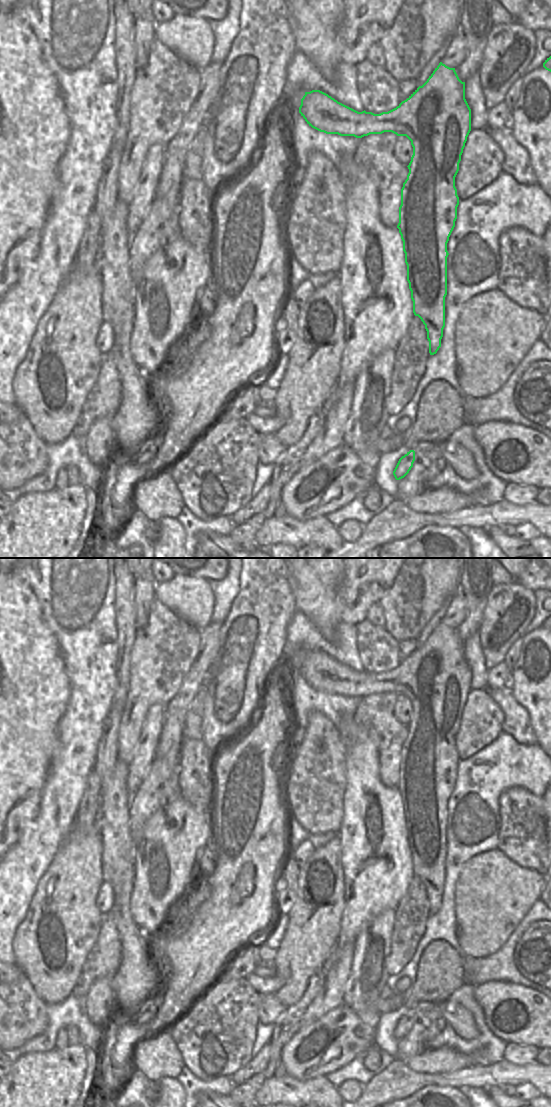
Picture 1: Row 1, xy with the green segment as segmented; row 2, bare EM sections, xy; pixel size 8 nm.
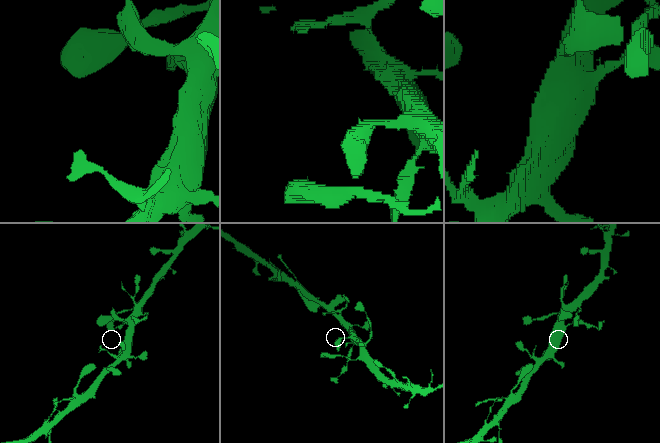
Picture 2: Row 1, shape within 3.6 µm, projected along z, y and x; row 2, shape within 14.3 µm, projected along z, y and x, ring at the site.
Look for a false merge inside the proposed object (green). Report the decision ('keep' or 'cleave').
keep

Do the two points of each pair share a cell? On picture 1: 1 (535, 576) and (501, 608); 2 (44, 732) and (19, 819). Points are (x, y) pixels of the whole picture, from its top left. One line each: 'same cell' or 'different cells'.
1: different cells
2: same cell

